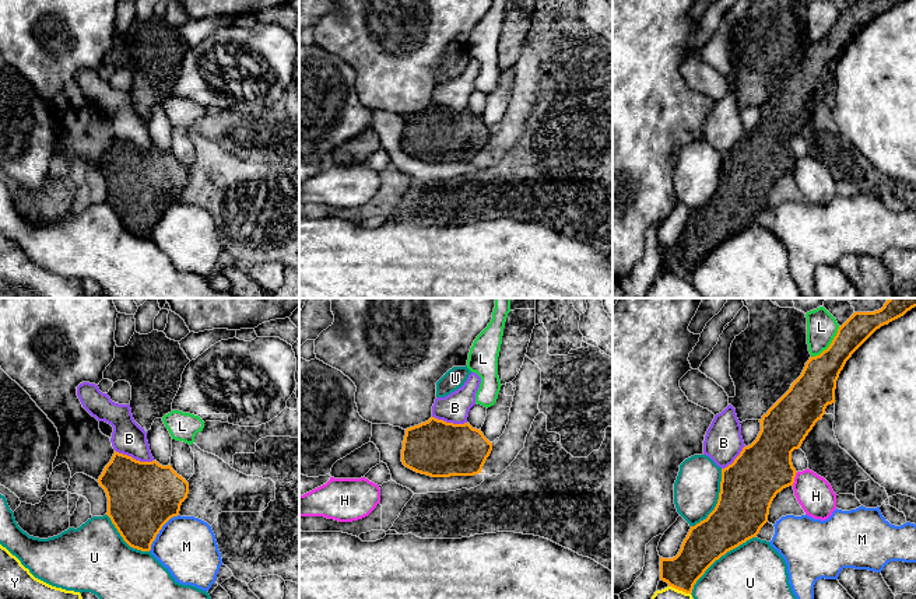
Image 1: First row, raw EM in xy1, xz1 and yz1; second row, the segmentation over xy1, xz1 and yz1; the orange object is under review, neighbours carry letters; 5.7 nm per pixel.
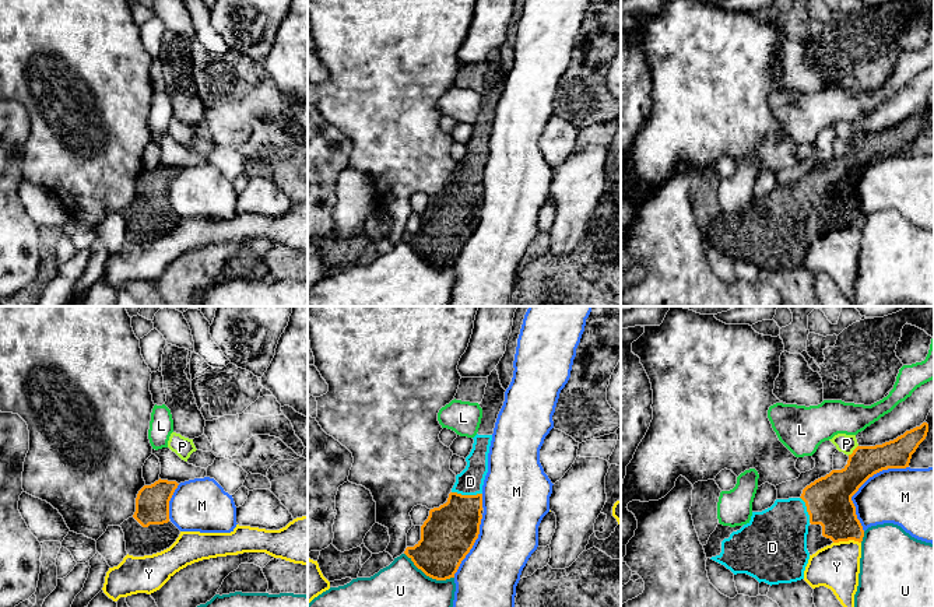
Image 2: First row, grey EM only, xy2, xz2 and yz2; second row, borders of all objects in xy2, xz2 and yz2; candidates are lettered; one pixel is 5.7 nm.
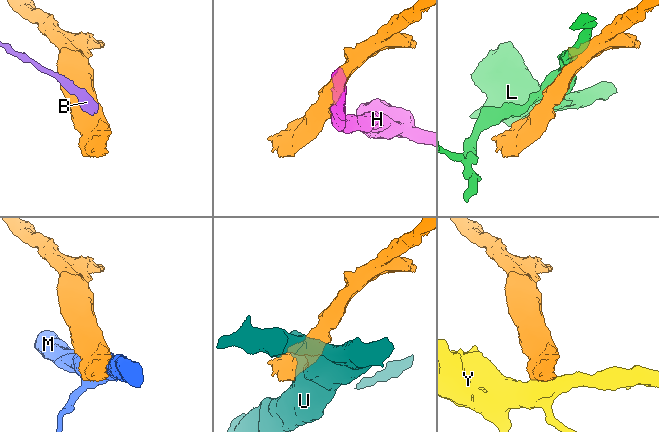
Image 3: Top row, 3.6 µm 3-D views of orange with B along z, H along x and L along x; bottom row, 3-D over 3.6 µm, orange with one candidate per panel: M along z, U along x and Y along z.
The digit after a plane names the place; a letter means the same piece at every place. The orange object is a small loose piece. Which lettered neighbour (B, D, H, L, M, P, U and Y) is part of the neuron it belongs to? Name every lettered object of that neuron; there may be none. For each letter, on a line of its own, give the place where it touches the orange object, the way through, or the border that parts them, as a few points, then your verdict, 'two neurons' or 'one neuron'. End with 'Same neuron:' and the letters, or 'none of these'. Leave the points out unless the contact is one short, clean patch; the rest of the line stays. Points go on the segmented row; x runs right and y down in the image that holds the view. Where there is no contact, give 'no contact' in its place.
B: xy1 (134, 459) | along xy1 (115, 449), (140, 461), (153, 461) | two neurons
D: xz2 (467, 495) | across xz2 (450, 530), (462, 513), (467, 495), (470, 481) | one neuron
H: yz1 (793, 479) | along yz1 (797, 472), (792, 484) | two neurons
L: yz1 (829, 344) | two neurons
M: yz2 (861, 484) | two neurons
P: yz2 (853, 451) | along yz2 (857, 445), (848, 455) | two neurons
U: yz1 (718, 559) | two neurons
Y: yz2 (846, 540) | along yz2 (860, 541), (839, 540), (834, 543) | two neurons
Same neuron: D

